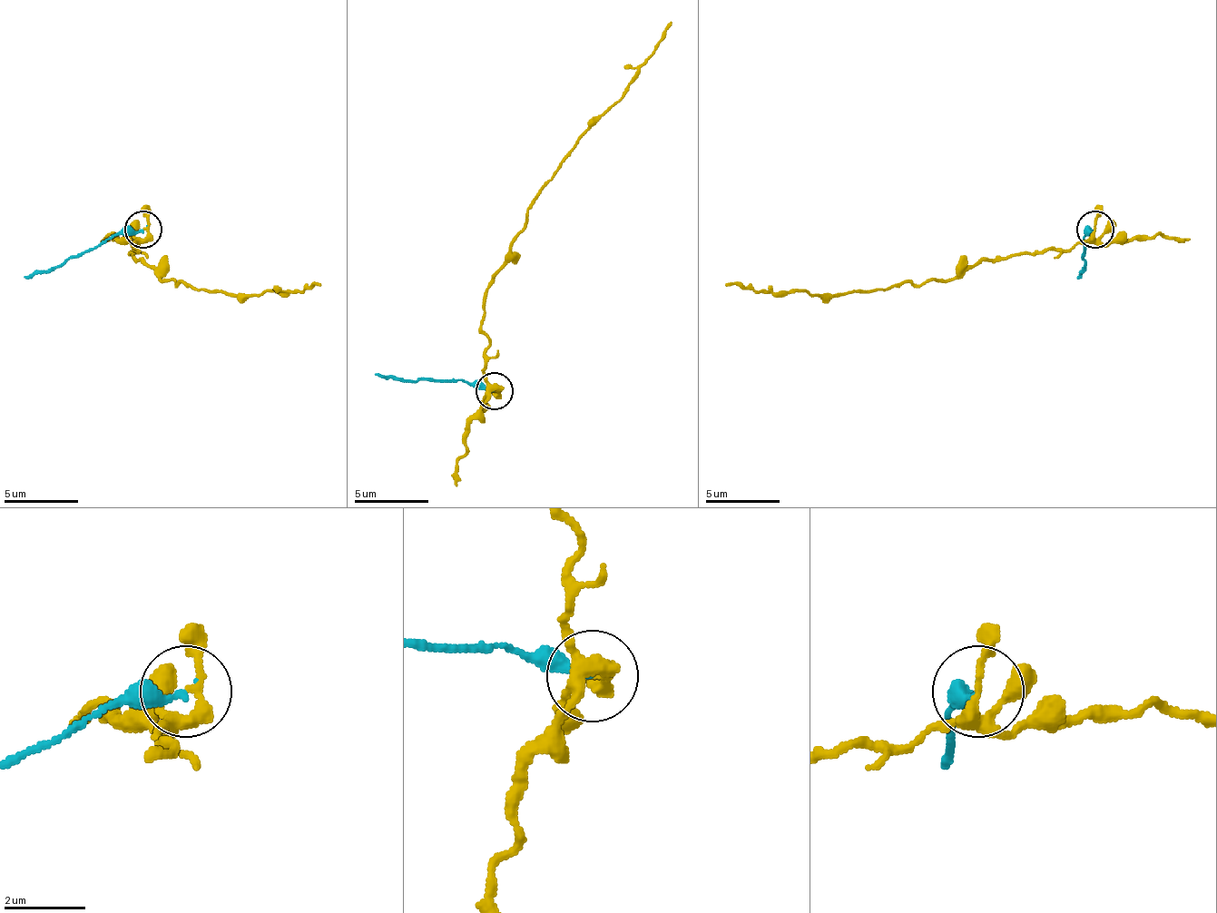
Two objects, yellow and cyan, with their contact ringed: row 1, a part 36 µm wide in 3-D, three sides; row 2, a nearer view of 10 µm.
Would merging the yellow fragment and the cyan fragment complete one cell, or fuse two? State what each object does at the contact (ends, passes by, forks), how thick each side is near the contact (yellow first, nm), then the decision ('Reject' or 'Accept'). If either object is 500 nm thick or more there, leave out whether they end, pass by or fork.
At the ring yellow passes by. At the ring cyan ends. Thickness 220 nm (yellow) against 200 nm. Reject

